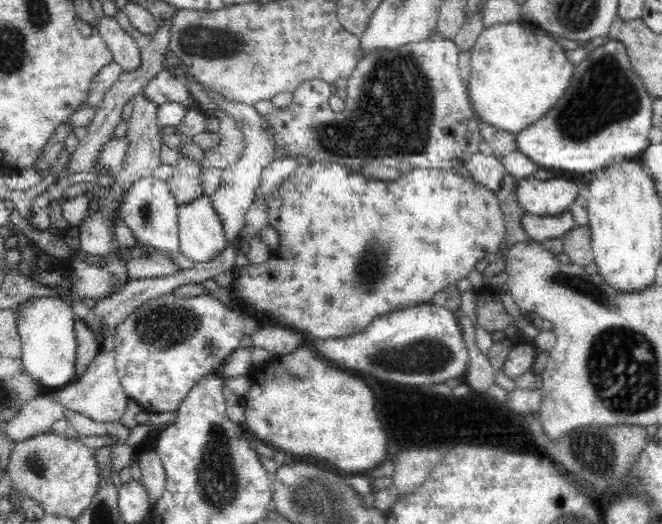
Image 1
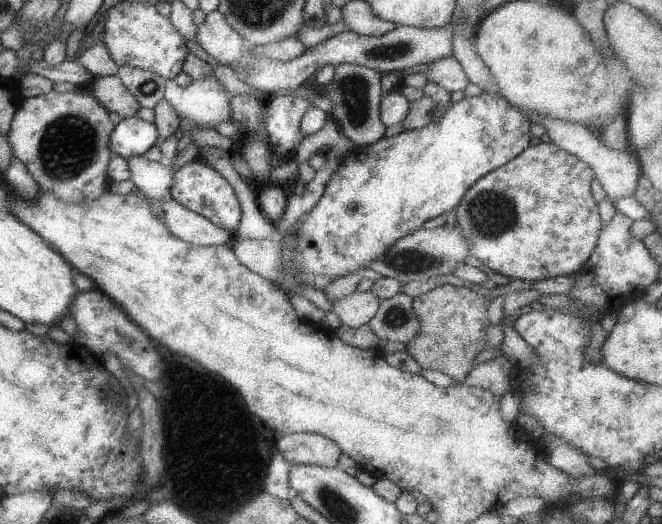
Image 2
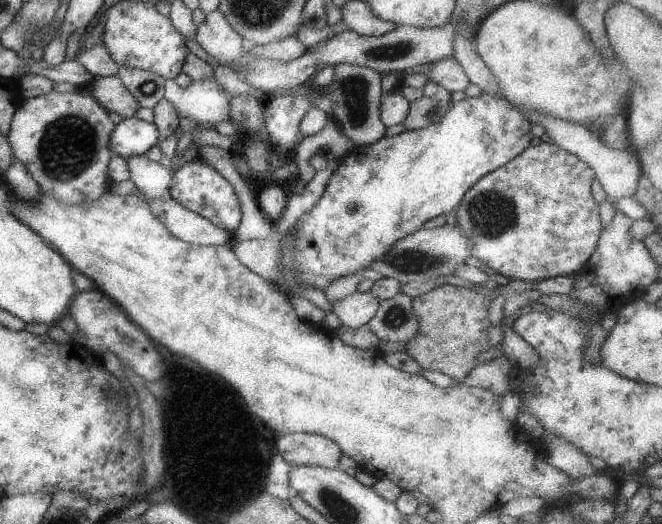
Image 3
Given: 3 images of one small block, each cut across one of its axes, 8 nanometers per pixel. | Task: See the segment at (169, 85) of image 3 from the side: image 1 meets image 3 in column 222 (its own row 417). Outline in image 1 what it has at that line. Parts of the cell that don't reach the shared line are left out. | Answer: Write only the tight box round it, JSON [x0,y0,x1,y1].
[49,352,128,423]

